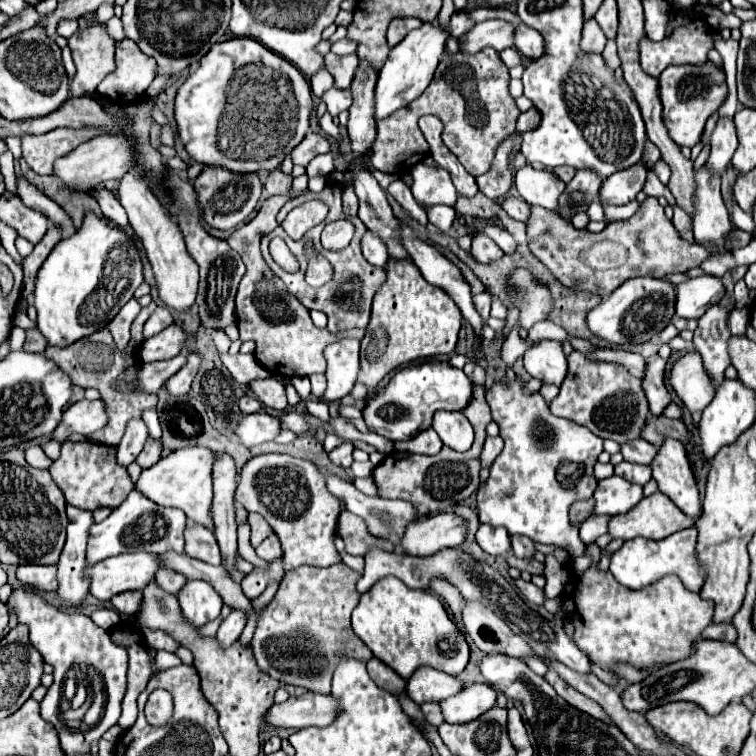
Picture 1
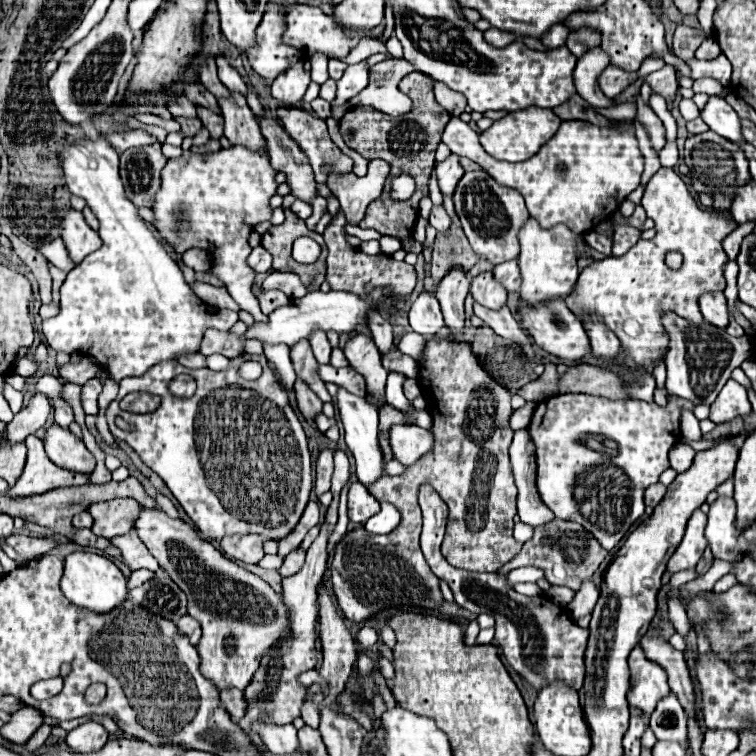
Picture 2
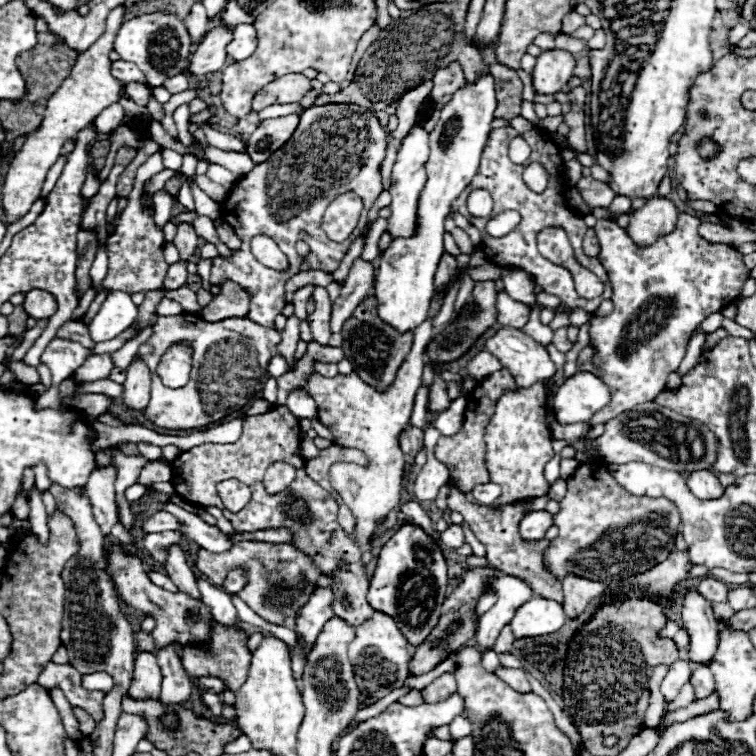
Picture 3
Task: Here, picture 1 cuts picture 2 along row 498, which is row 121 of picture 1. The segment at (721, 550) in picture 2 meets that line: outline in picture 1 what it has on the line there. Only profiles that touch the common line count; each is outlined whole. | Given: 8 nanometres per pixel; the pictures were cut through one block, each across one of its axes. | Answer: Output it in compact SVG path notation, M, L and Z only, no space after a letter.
M718 118L716 128L712 130L712 136L710 136L710 146L712 146L712 152L708 158L708 168L722 176L724 168L730 164L734 156L734 150L738 148L736 126L732 118Z

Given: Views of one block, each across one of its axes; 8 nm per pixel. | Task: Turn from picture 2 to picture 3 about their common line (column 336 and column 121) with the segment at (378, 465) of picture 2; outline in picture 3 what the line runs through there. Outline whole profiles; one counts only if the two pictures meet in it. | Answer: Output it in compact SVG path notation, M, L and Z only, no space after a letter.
M136 358L126 370L128 370L128 378L124 382L124 392L120 396L120 404L126 412L130 412L130 410L142 412L150 400L150 372Z

